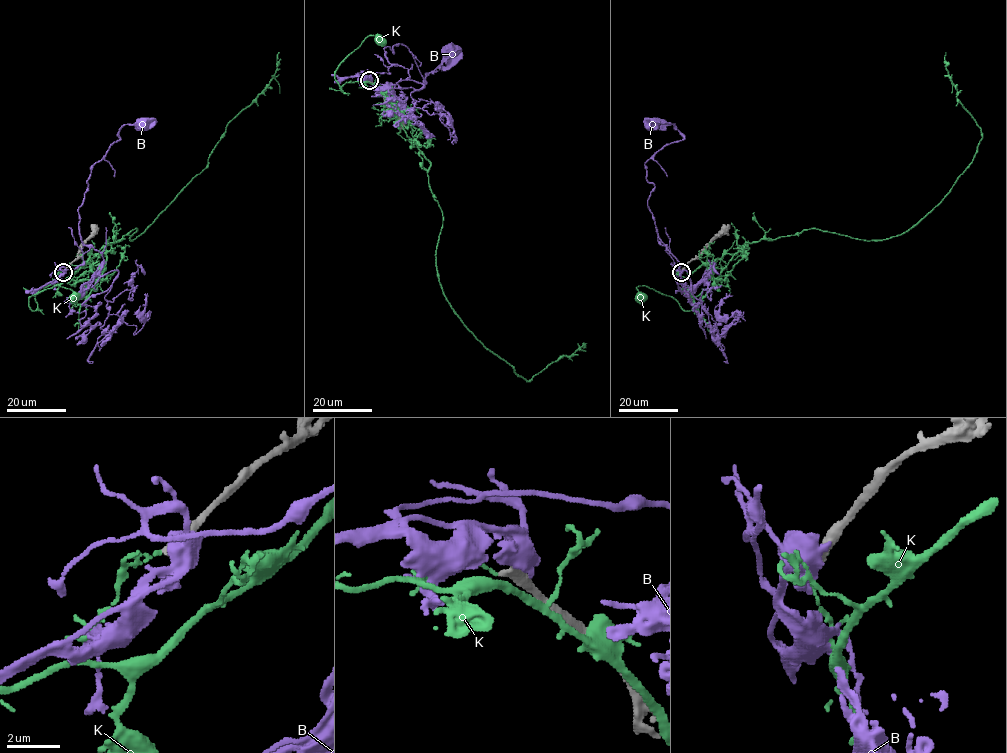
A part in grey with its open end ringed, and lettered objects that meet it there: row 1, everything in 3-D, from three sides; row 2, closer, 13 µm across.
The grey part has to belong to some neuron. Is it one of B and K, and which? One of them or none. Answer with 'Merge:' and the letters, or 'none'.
Merge: none

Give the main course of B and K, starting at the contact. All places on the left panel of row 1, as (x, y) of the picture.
B: (64, 272), (77, 268), (89, 249), (78, 210), (90, 168), (125, 124), (143, 124)
K: (61, 272), (52, 283), (35, 294), (35, 310), (29, 306), (32, 295), (54, 286), (70, 289), (73, 297)

